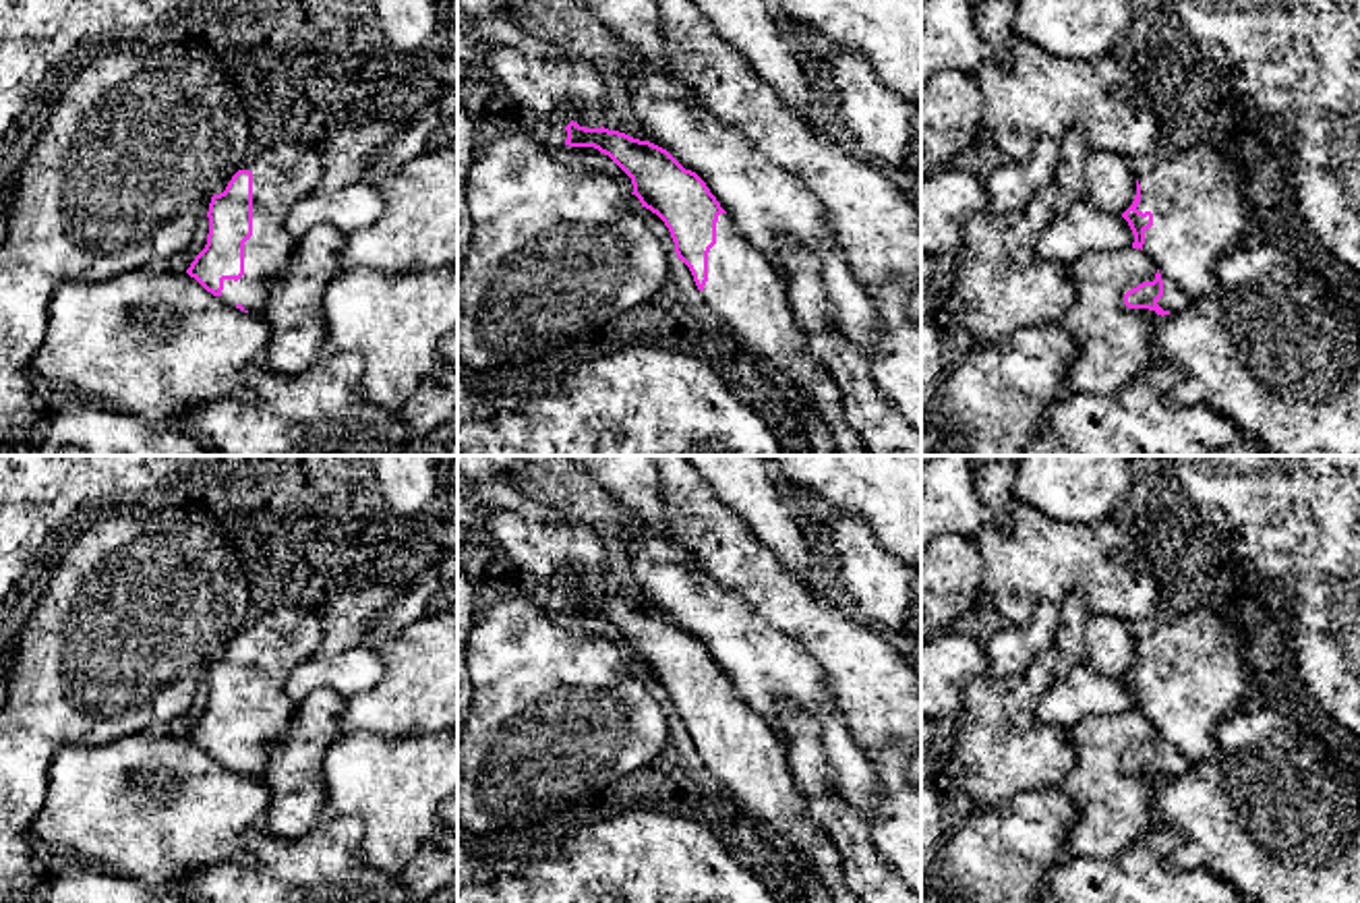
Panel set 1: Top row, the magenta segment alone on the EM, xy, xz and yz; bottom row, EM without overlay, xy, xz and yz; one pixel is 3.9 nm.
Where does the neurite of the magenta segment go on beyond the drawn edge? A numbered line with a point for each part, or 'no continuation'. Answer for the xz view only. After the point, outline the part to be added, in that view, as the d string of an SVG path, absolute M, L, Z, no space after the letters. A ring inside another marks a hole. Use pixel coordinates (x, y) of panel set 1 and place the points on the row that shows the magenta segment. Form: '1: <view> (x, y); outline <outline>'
1: xz (744, 288); outline M727 213L716 222L702 298L747 352L774 371L793 394L811 402L838 456L871 456L842 416L838 383L809 352L785 278Z

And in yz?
1: yz (1209, 139); outline M1132 0L1132 21L1112 50L1136 83L1153 120L1155 147L1132 159L1141 184L1139 211L1153 213L1143 251L1163 280L1157 304L1176 313L1217 284L1217 263L1240 244L1248 207L1248 176L1279 162L1275 122L1248 104L1186 33L1174 0Z

